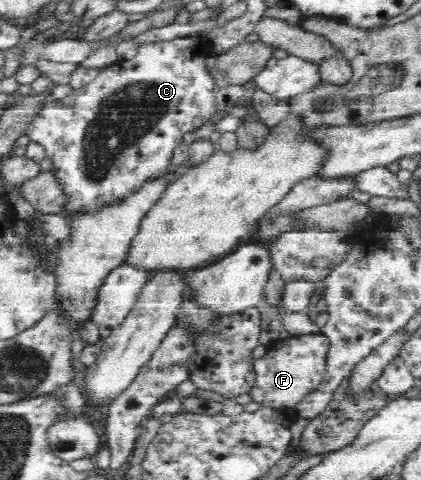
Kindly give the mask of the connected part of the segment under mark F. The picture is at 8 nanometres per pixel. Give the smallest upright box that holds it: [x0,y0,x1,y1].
[248,333,331,409]

